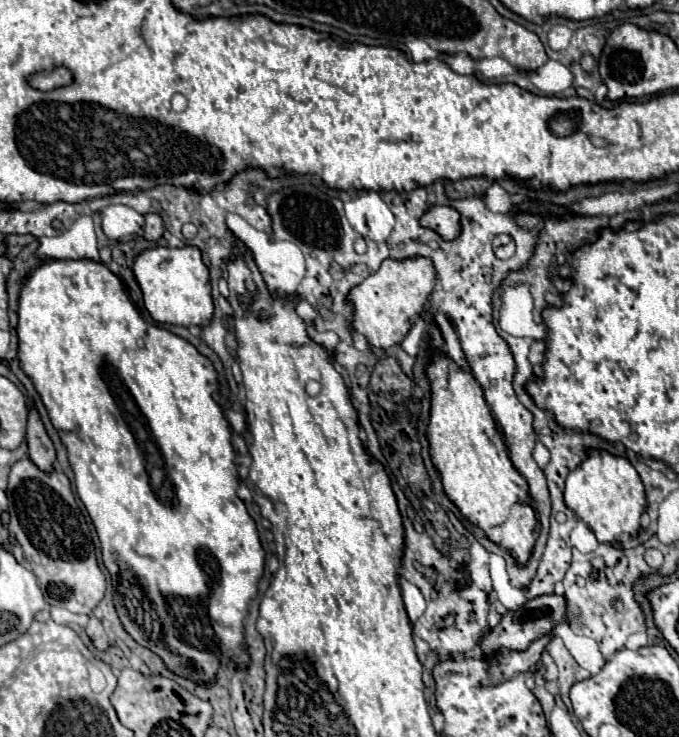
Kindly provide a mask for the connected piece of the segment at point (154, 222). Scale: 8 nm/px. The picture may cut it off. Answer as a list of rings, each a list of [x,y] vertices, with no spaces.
[[[145,214],[145,226],[143,226],[143,238],[145,240],[151,240],[151,242],[155,242],[155,240],[159,240],[161,238],[161,234],[163,234],[163,220],[161,220],[161,216],[157,216],[157,214]]]

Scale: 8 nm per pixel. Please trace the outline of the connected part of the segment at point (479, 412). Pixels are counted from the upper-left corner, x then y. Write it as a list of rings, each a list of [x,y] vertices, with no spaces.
[[[431,352],[427,364],[431,386],[431,418],[427,426],[427,440],[431,446],[431,460],[441,474],[447,498],[459,512],[489,536],[497,546],[505,548],[517,564],[527,564],[537,540],[535,510],[519,498],[517,480],[523,478],[509,460],[507,446],[485,404],[481,384],[471,370],[461,370],[459,364],[445,352]]]

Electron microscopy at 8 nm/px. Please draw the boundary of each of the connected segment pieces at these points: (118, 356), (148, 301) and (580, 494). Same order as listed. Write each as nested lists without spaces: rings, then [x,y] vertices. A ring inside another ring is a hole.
[[[79,258],[79,260],[47,260],[39,264],[31,276],[25,280],[21,294],[19,294],[19,326],[17,326],[17,336],[19,336],[19,364],[21,370],[31,378],[35,384],[35,390],[39,392],[47,414],[59,432],[63,444],[67,446],[69,462],[75,472],[75,486],[81,502],[85,504],[95,530],[101,540],[101,550],[103,550],[103,562],[107,570],[111,572],[115,584],[119,584],[125,576],[131,584],[143,590],[143,594],[149,598],[151,612],[155,612],[157,620],[147,624],[145,620],[145,608],[141,606],[127,606],[125,596],[117,590],[115,592],[115,606],[119,612],[119,618],[125,626],[125,630],[145,648],[153,650],[163,658],[167,668],[183,678],[195,680],[195,682],[211,682],[215,678],[219,660],[223,656],[235,660],[239,666],[247,666],[249,658],[243,654],[245,648],[245,638],[243,638],[243,620],[247,616],[247,606],[251,598],[257,594],[257,582],[263,574],[263,562],[265,562],[265,552],[261,548],[257,528],[253,518],[247,514],[245,504],[237,498],[237,468],[233,464],[235,452],[231,446],[231,428],[229,422],[223,416],[223,410],[219,404],[213,400],[213,392],[217,390],[217,374],[209,358],[197,352],[195,346],[191,346],[187,340],[181,336],[165,330],[165,328],[153,328],[149,326],[131,300],[125,294],[125,288],[121,286],[119,276],[115,276],[105,264],[89,260],[89,258]]]
[[[147,248],[135,258],[133,274],[143,292],[143,304],[153,320],[179,326],[205,326],[209,322],[213,314],[213,300],[209,294],[209,270],[201,260],[199,248]]]
[[[591,452],[589,458],[567,476],[565,486],[565,504],[583,520],[599,542],[613,544],[621,534],[637,538],[641,530],[641,514],[647,510],[645,488],[637,470],[629,464],[627,458],[611,456],[609,452]]]

